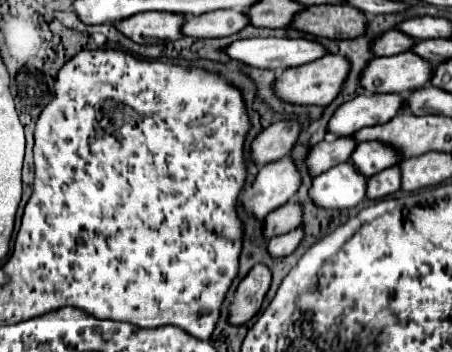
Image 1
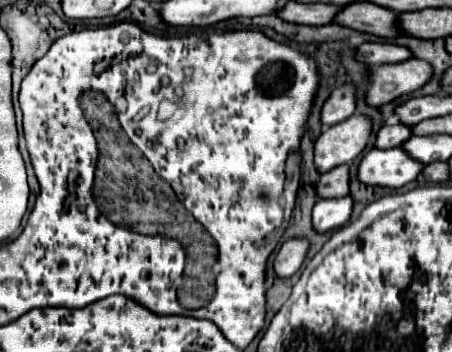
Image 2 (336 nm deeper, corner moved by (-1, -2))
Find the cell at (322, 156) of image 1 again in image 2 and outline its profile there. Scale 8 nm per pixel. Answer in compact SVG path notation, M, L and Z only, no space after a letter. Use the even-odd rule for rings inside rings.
M396 124L396 126L382 126L380 132L376 134L376 148L396 148L404 144L410 138L410 126L406 124Z

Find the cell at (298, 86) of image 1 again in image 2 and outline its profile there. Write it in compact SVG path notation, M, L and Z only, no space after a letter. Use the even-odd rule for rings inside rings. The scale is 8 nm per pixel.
M410 58L400 64L386 64L372 68L372 84L366 94L368 104L382 106L404 94L412 94L428 84L432 78L432 64L426 60Z

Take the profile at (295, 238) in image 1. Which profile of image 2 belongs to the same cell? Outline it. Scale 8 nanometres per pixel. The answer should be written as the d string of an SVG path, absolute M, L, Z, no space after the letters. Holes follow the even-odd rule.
M350 194L342 196L342 198L318 200L312 210L314 228L318 232L328 232L328 230L344 226L352 216L352 208L354 208L354 198Z

